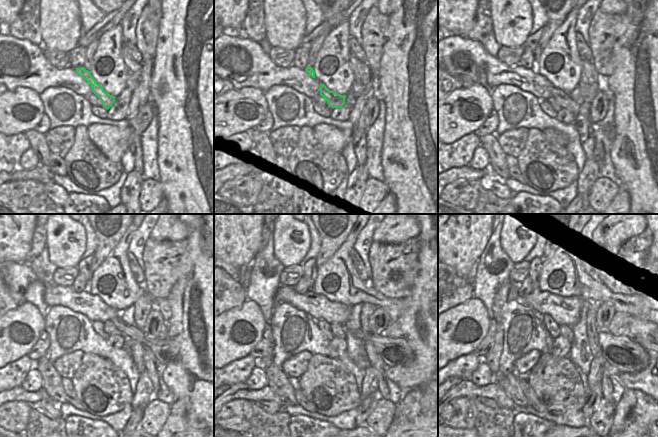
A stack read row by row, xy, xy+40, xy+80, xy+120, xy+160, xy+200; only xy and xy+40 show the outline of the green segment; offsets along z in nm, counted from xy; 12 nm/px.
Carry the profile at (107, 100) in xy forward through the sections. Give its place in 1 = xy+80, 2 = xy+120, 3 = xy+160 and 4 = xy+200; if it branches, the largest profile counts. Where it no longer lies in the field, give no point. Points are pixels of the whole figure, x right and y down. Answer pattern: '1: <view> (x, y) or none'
1: xy+80 (563, 99)
2: xy+120 (166, 351)
3: xy+160 (394, 351)
4: xy+200 (621, 352)

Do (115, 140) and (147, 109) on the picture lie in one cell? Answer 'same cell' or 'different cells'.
same cell

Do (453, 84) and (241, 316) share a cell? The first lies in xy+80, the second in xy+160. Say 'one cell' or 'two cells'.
two cells

